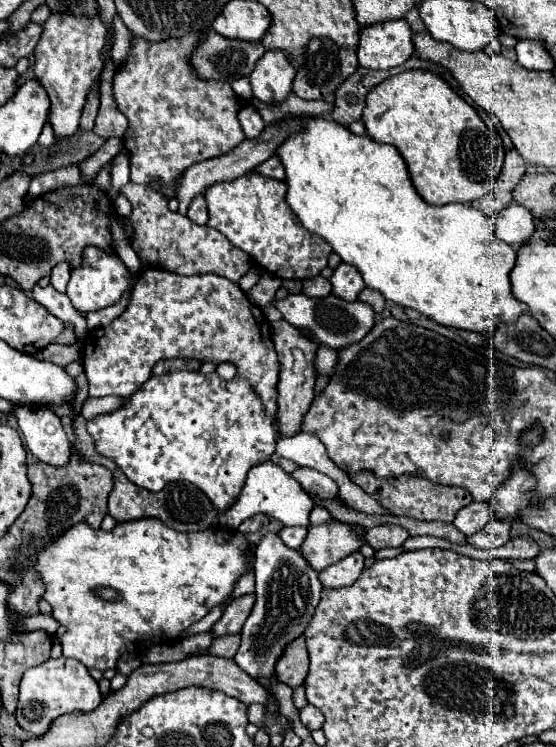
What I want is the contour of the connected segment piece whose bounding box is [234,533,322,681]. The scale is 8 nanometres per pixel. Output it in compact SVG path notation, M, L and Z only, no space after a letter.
M276 533L264 535L258 543L254 551L254 571L256 605L242 627L242 643L234 661L256 681L260 677L276 679L276 659L280 659L284 647L288 647L292 639L304 635L320 601L322 585L318 581L318 573L304 561L300 551L288 549L284 543L280 543L280 537Z

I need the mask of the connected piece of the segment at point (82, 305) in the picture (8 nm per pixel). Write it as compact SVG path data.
M86 247L80 267L72 269L66 295L70 297L76 311L88 313L88 311L98 311L118 303L136 281L138 281L138 275L130 271L114 251L100 251L98 247Z

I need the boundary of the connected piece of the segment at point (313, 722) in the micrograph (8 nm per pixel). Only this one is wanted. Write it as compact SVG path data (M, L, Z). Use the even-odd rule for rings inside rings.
M308 703L306 707L302 707L302 709L300 709L300 719L302 719L302 723L304 723L310 731L320 729L320 727L324 725L324 715L320 713L320 709L312 707L310 703Z

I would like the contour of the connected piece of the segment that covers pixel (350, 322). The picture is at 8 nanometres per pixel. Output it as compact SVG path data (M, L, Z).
M298 293L298 295L288 295L286 299L272 301L272 303L280 309L280 313L284 315L284 319L288 323L292 323L300 329L306 329L318 345L324 345L324 347L336 349L336 351L360 341L372 329L374 315L376 315L368 303L362 303L362 301L348 303L334 293L330 293L328 297L320 297L320 299Z

